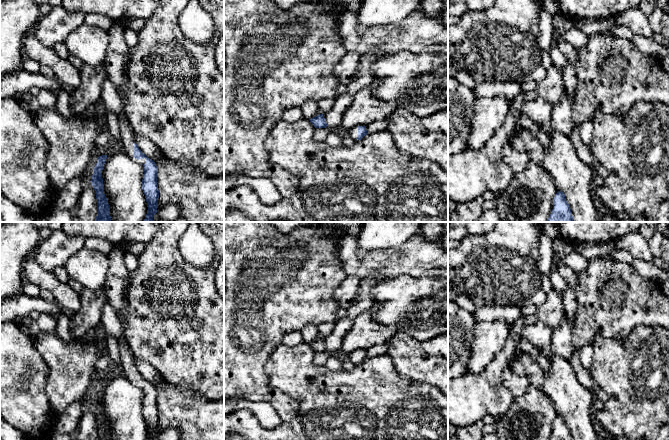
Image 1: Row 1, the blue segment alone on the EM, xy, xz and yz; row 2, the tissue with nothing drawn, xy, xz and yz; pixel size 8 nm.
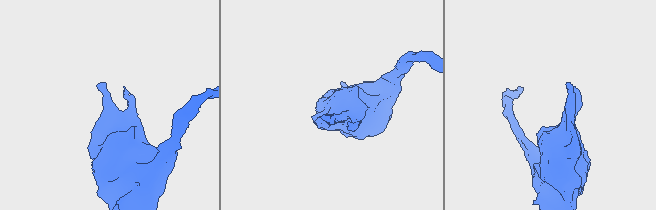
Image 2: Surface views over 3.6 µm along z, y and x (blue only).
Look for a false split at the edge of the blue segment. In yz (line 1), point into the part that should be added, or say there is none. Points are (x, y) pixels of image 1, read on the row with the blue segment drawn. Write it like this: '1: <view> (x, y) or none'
1: none

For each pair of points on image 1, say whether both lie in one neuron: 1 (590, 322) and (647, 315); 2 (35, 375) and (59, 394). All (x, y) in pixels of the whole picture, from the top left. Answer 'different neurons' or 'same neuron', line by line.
1: same neuron
2: different neurons

